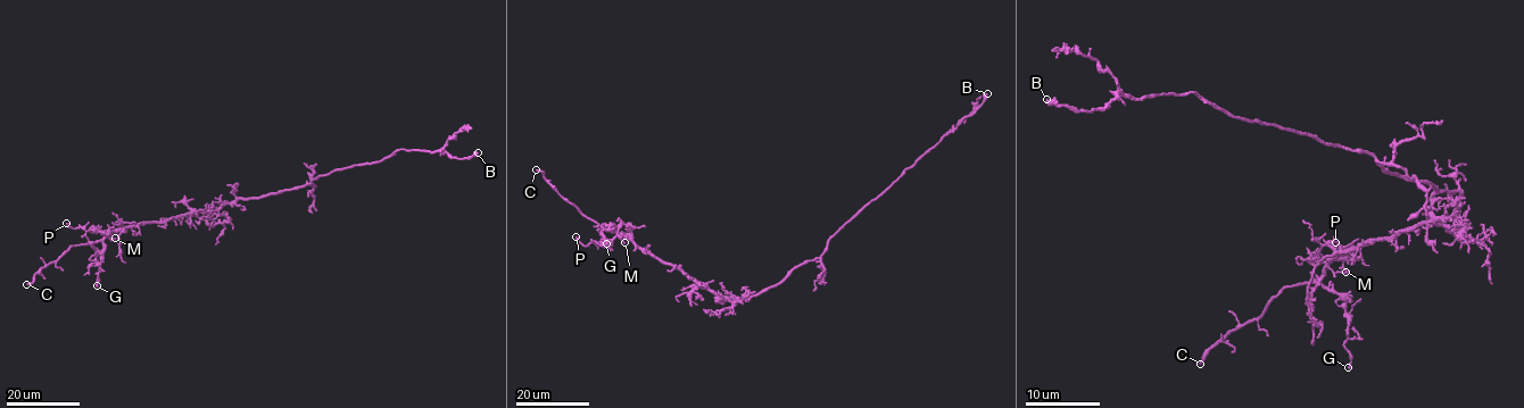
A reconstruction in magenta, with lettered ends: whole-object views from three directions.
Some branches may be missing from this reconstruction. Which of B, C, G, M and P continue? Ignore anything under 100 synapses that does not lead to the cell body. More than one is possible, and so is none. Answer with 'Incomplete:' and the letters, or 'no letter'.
Incomplete: C

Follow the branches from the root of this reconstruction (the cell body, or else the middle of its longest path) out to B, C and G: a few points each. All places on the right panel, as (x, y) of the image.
B: (1436, 188), (1386, 172), (1366, 151), (1230, 116), (1197, 92), (1139, 99), (1118, 94), (1093, 110), (1046, 99)
C: (1436, 188), (1460, 193), (1449, 217), (1339, 252), (1318, 281), (1285, 286), (1200, 364)
G: (1436, 188), (1460, 193), (1449, 217), (1346, 249), (1325, 266), (1320, 282), (1344, 299), (1350, 322), (1348, 367)

